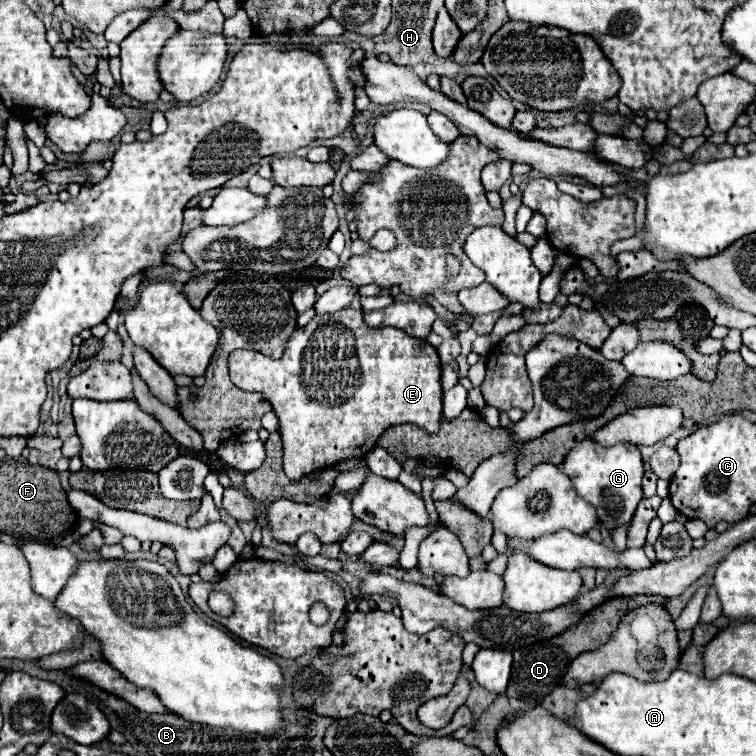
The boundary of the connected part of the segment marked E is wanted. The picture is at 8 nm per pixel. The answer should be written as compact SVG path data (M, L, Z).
M342 309L328 315L316 315L306 327L298 327L292 333L284 355L278 361L272 361L260 351L232 351L228 357L228 369L236 387L260 391L272 403L284 443L284 471L290 479L300 479L342 459L366 457L376 447L380 433L392 425L412 423L422 427L426 433L436 433L440 427L442 369L436 349L428 341L408 337L396 327L366 327L362 311Z

